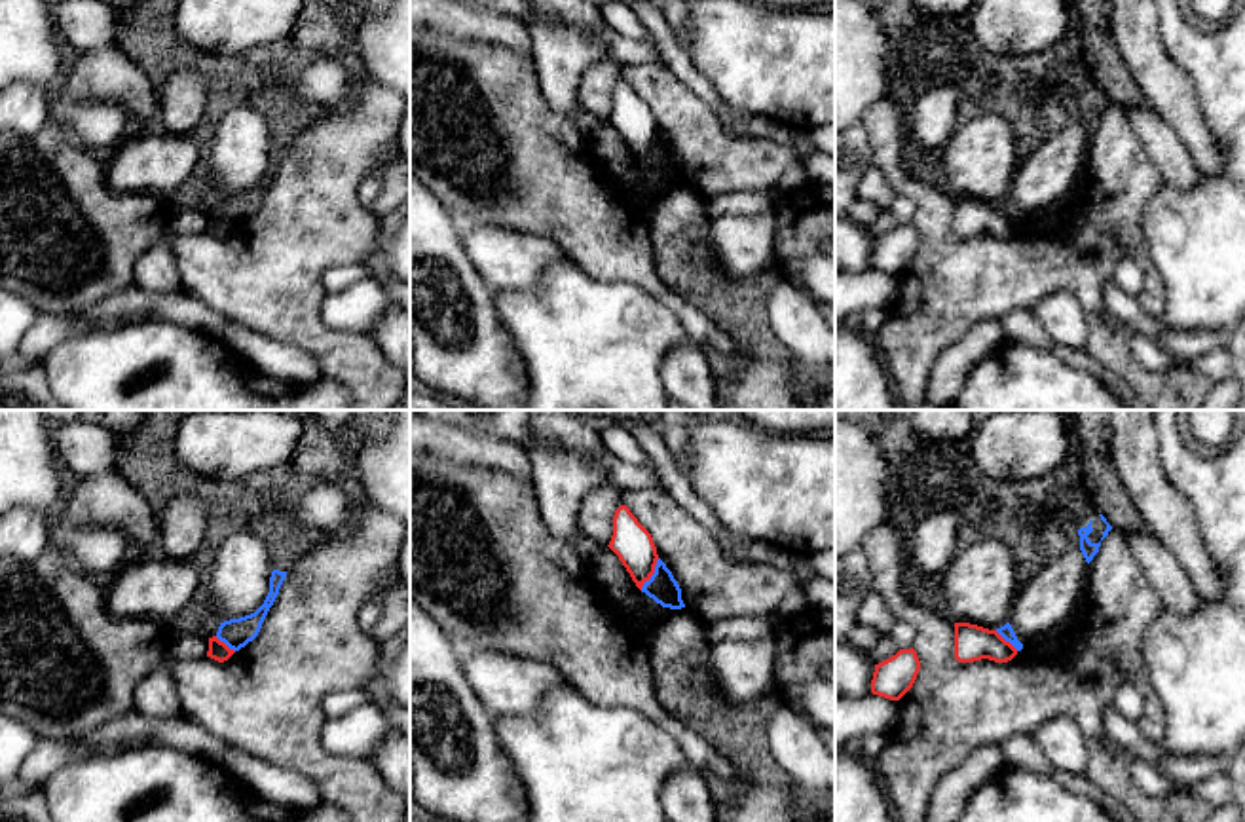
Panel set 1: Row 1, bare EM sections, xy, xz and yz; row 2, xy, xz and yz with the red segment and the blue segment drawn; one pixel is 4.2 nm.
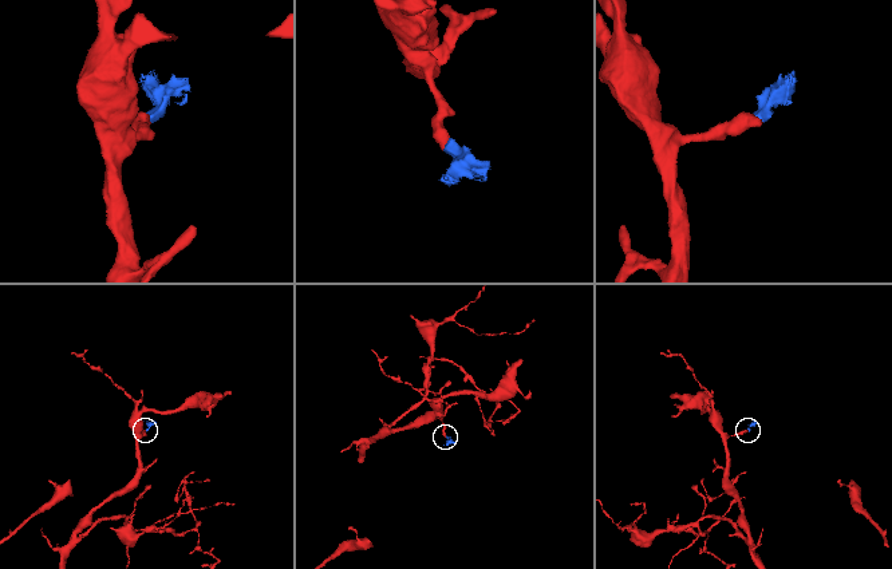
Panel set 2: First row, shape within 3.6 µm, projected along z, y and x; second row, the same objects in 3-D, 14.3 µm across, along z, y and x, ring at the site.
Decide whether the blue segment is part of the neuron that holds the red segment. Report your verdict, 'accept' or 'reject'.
reject

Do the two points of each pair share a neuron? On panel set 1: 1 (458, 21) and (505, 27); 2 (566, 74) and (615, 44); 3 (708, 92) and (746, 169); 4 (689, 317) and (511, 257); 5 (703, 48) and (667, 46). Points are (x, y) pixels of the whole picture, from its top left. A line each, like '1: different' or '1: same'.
1: same
2: same
3: different
4: different
5: different

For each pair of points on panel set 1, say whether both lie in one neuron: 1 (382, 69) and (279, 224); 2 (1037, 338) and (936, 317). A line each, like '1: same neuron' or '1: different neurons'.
1: different neurons
2: different neurons

